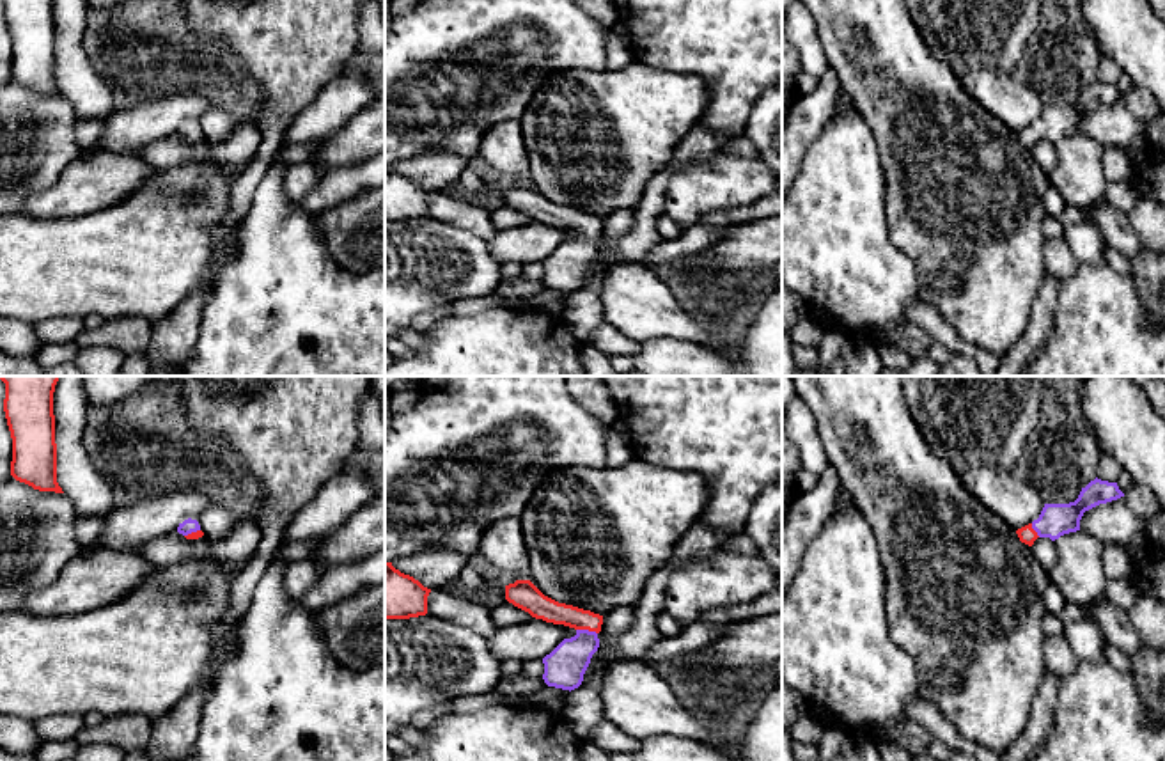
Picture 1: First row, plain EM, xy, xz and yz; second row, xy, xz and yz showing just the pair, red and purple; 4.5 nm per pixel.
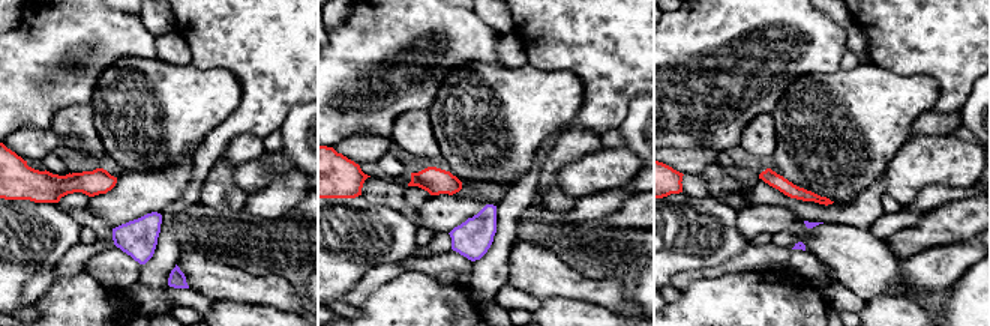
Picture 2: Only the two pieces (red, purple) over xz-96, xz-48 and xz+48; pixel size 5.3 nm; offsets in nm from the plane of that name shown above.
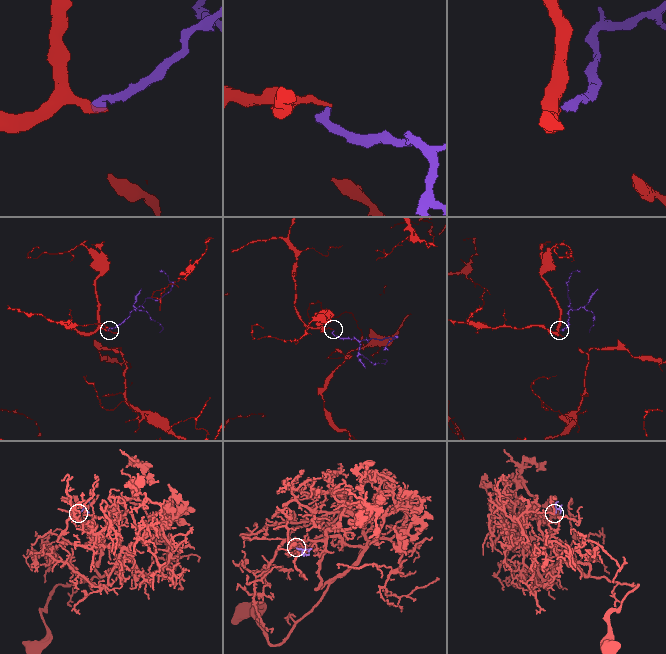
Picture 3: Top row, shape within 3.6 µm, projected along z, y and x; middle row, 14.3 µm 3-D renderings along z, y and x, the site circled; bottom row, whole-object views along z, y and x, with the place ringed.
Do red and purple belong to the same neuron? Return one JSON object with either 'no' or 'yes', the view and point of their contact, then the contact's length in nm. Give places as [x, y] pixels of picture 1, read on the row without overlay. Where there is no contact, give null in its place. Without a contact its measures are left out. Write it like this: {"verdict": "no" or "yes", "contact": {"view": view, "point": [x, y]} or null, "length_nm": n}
{"verdict": "yes", "contact": {"view": "xz", "point": [587, 231]}, "length_nm": 100}

